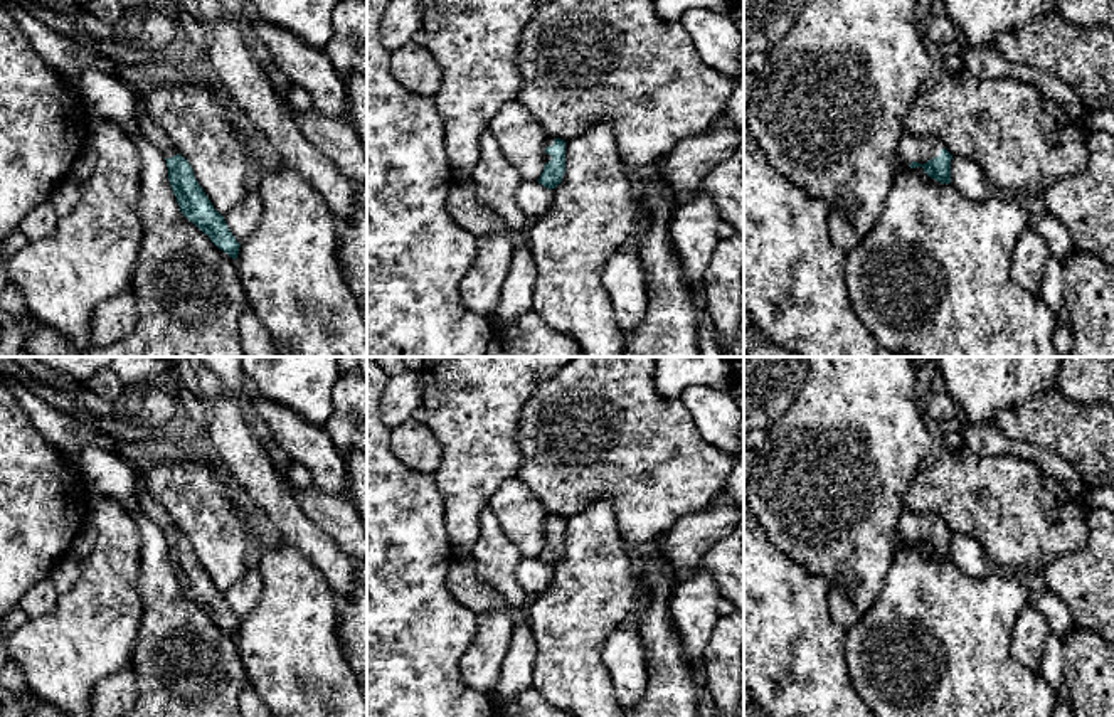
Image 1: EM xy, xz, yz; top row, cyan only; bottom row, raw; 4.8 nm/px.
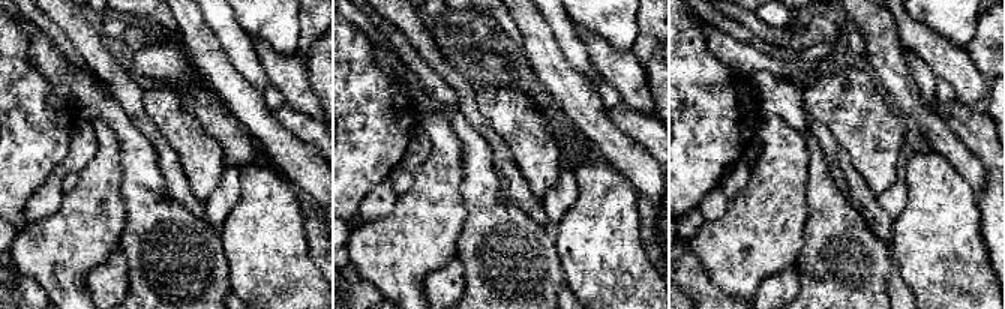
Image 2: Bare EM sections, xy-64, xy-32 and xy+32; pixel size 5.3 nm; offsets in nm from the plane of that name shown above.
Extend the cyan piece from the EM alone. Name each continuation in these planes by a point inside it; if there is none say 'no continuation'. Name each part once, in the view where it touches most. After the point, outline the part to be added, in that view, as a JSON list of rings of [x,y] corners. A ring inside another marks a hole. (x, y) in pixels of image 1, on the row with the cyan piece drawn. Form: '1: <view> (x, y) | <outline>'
1: yz (912, 148) | [[[904,131],[899,145],[899,158],[905,167],[910,167],[912,162],[924,165],[939,157],[942,148],[944,143],[941,140],[927,140]]]

